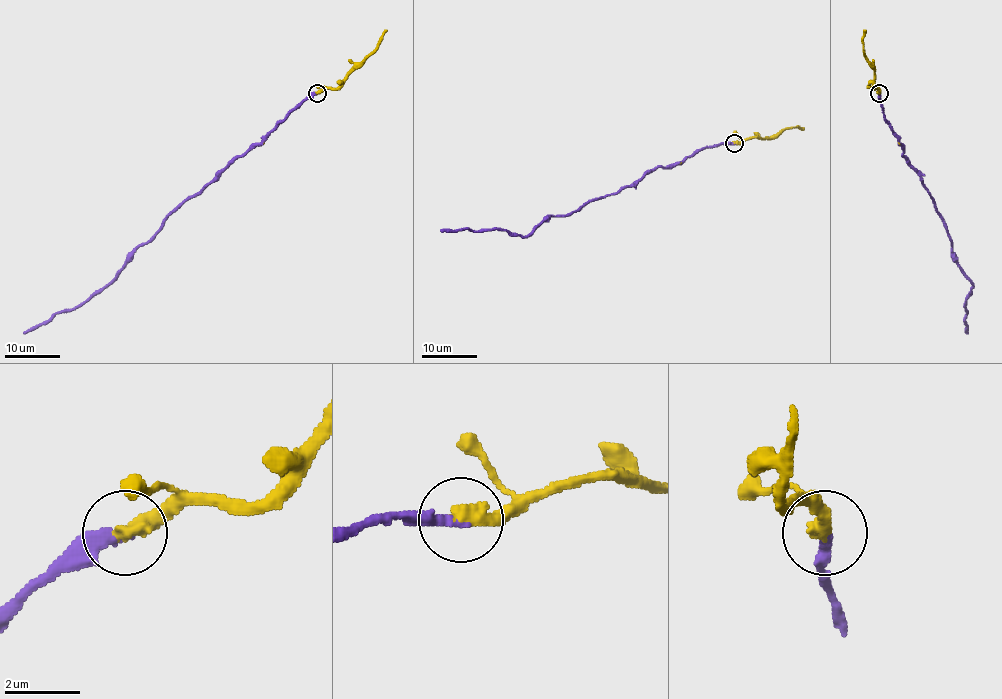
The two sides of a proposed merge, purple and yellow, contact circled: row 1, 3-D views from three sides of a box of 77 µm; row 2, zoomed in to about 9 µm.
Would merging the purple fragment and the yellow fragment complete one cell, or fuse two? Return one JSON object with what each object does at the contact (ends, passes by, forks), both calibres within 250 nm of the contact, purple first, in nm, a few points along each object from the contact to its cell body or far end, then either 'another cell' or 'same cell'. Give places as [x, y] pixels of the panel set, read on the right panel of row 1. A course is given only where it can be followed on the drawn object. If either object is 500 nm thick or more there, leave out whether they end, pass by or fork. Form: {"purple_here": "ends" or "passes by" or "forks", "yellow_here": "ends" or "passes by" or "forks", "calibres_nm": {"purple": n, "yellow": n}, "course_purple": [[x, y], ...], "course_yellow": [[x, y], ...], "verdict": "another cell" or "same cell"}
{"purple_here": "ends", "yellow_here": "ends", "calibres_nm": {"purple": 320, "yellow": 480}, "course_purple": [[880, 93], [884, 119], [932, 196], [951, 240], [953, 260], [972, 282], [965, 303], [965, 333]], "course_yellow": [[880, 93], [873, 87], [874, 67], [863, 49], [866, 29]], "verdict": "same cell"}

